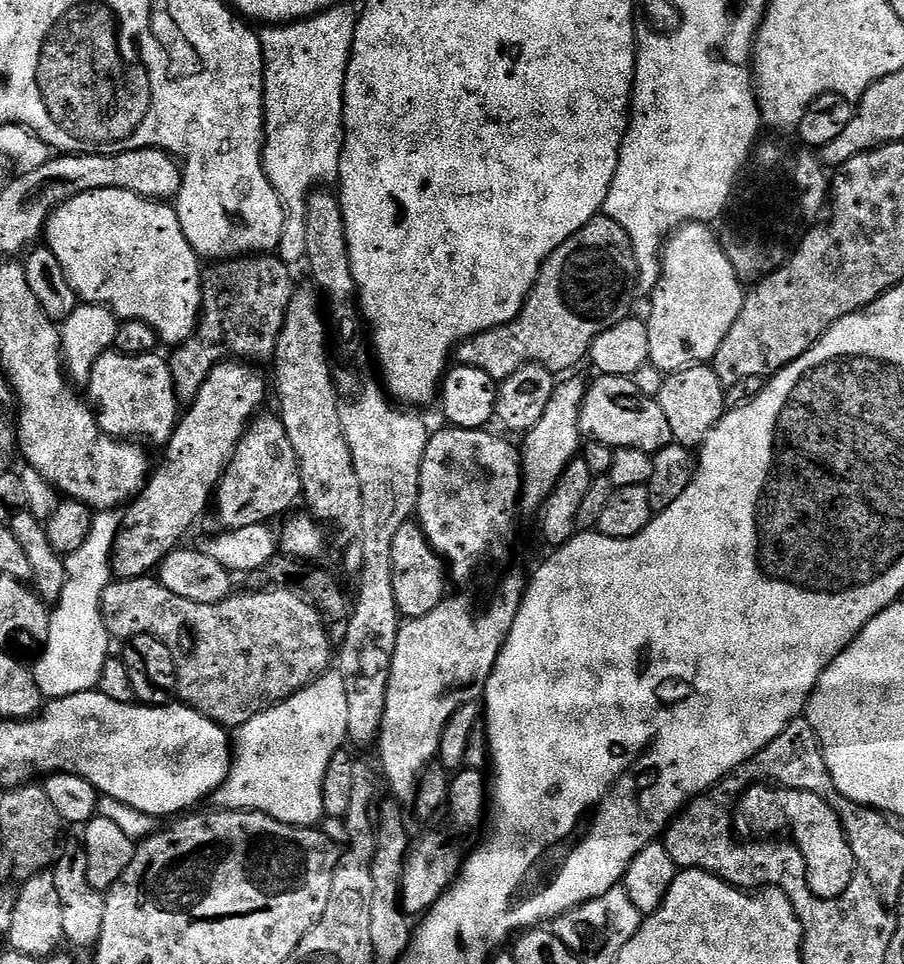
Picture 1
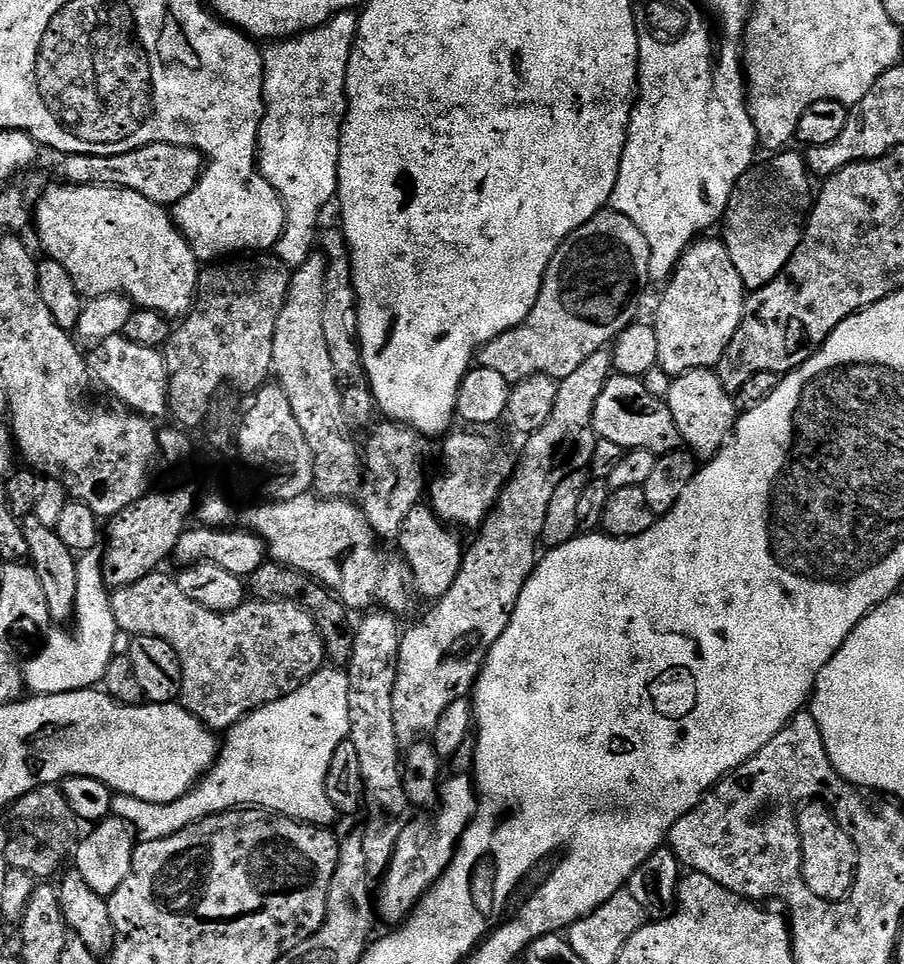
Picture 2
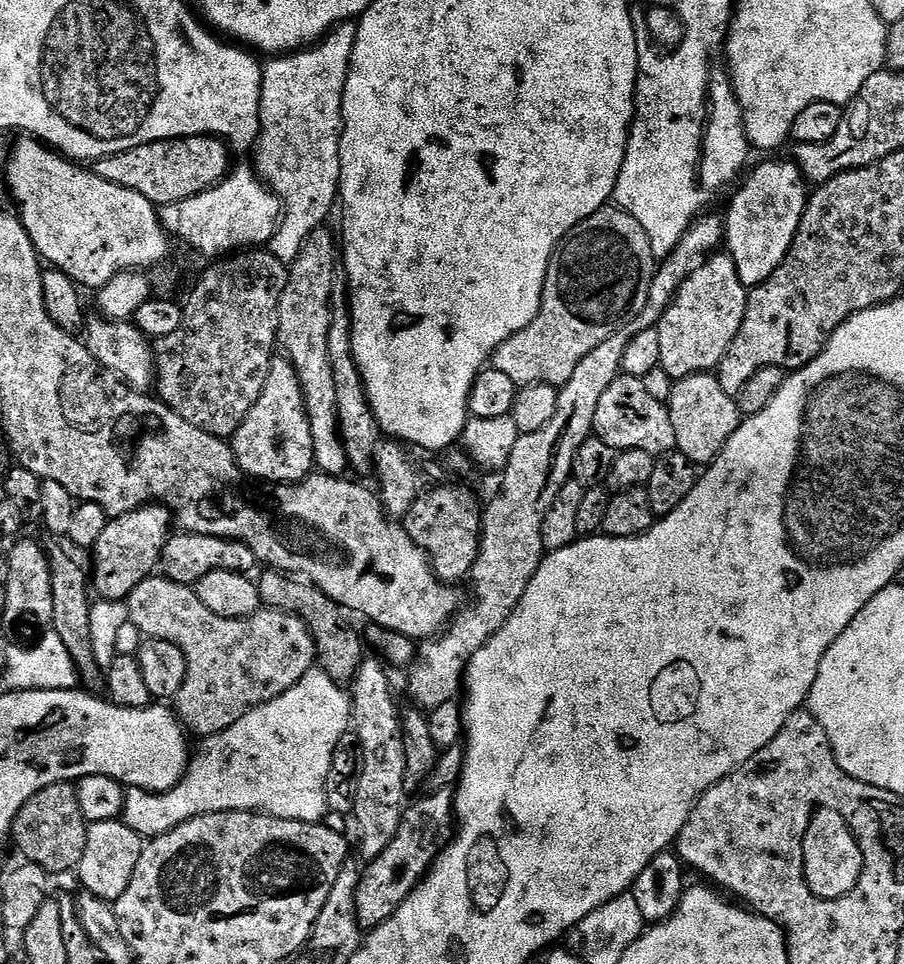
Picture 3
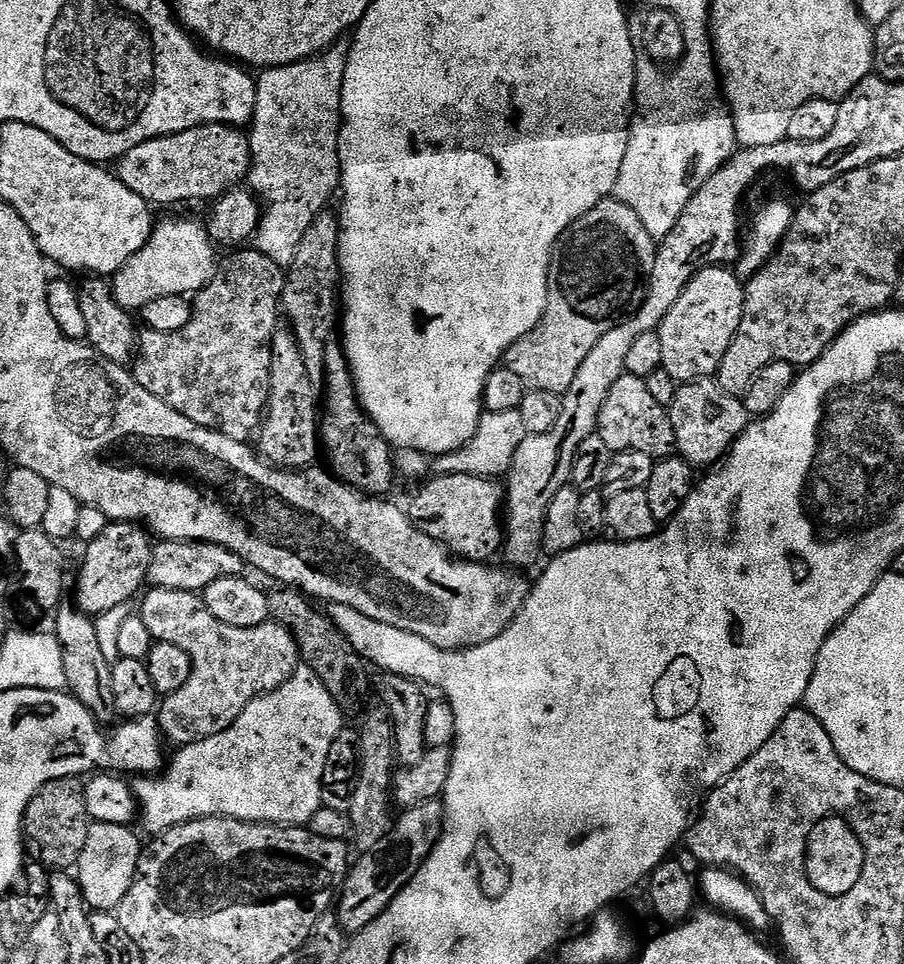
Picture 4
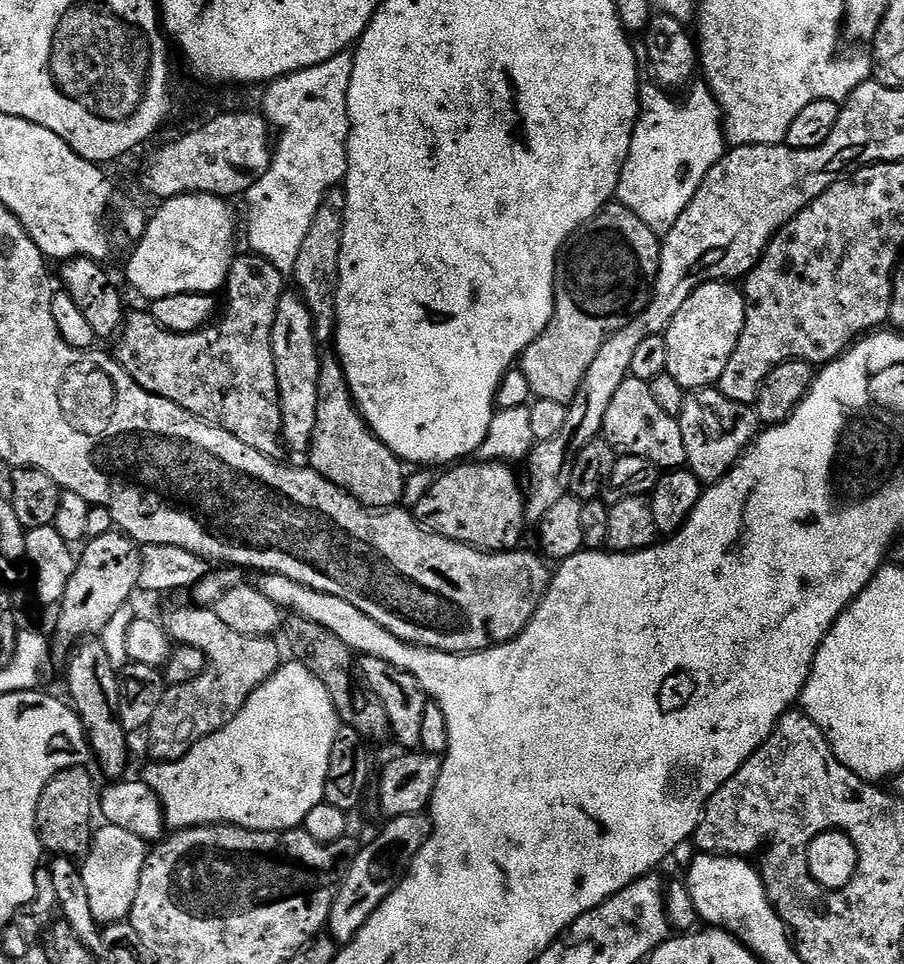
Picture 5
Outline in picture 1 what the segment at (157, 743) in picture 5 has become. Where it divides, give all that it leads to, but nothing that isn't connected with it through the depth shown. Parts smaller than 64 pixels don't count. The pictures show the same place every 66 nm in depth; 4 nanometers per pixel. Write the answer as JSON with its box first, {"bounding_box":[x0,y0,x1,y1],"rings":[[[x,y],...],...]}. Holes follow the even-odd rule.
{"bounding_box":[100,575,334,730],"rings":[[[146,575],[133,580],[113,579],[106,586],[100,605],[109,637],[116,639],[117,636],[120,642],[127,642],[132,636],[153,636],[161,640],[170,654],[174,654],[179,699],[223,728],[235,730],[250,722],[250,718],[313,684],[329,671],[331,664],[328,663],[331,660],[333,663],[334,644],[319,608],[299,591],[291,592],[290,589],[288,586],[277,586],[244,590],[241,596],[233,594],[217,604],[203,604],[190,602],[190,598],[178,598],[178,594],[166,590],[159,579]]]}

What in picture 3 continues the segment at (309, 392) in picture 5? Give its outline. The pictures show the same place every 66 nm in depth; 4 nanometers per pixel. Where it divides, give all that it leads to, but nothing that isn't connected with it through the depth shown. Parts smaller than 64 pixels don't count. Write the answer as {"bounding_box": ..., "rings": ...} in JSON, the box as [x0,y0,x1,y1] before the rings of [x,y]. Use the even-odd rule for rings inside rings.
{"bounding_box":[230,355,316,485],"rings":[[[273,355],[266,386],[262,386],[262,398],[254,402],[250,414],[246,414],[244,425],[231,436],[230,443],[245,475],[254,476],[265,485],[297,484],[313,475],[316,468],[314,434],[310,434],[310,418],[306,414],[298,374],[287,356]]]}

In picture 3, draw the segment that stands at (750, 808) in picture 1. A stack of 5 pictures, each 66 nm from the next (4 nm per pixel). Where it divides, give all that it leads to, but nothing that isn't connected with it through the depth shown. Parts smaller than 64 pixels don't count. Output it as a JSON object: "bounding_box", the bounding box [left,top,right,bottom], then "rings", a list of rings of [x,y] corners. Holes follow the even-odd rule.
{"bounding_box":[803,808,861,900],"rings":[[[829,808],[817,809],[803,838],[804,880],[812,893],[823,900],[837,900],[852,890],[861,878],[861,847],[858,846],[845,819]]]}

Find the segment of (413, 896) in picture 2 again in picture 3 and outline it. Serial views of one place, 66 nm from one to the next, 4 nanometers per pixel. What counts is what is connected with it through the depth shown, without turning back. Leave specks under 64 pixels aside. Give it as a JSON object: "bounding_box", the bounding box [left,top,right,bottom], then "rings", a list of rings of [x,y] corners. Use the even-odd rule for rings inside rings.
{"bounding_box":[356,788,455,930],"rings":[[[437,788],[427,794],[429,796],[421,795],[419,797],[421,800],[417,804],[409,803],[405,807],[398,834],[394,834],[394,842],[390,842],[390,846],[386,846],[386,850],[382,850],[382,854],[378,854],[378,858],[367,861],[366,867],[363,869],[360,885],[356,891],[356,921],[360,923],[361,929],[371,930],[382,926],[382,922],[386,922],[386,918],[390,918],[394,914],[394,910],[398,910],[398,906],[402,906],[402,902],[406,902],[406,898],[428,875],[433,862],[448,847],[454,835],[455,791],[452,788]]]}

